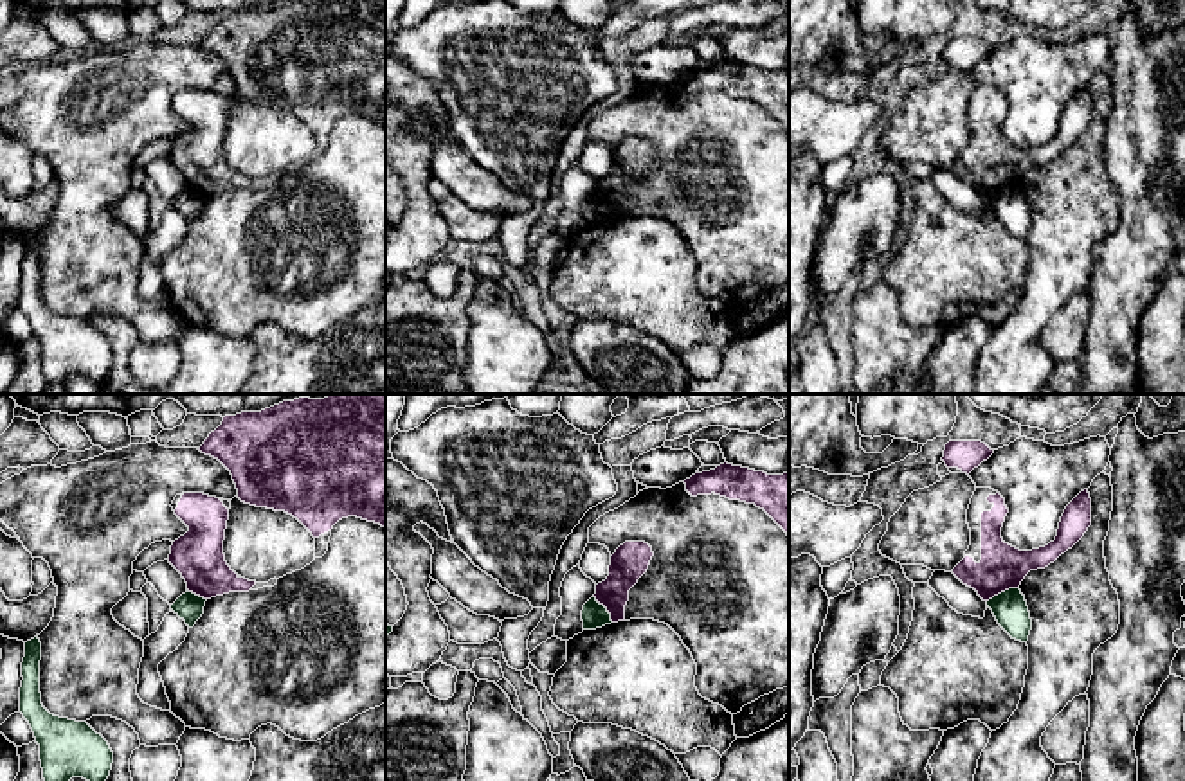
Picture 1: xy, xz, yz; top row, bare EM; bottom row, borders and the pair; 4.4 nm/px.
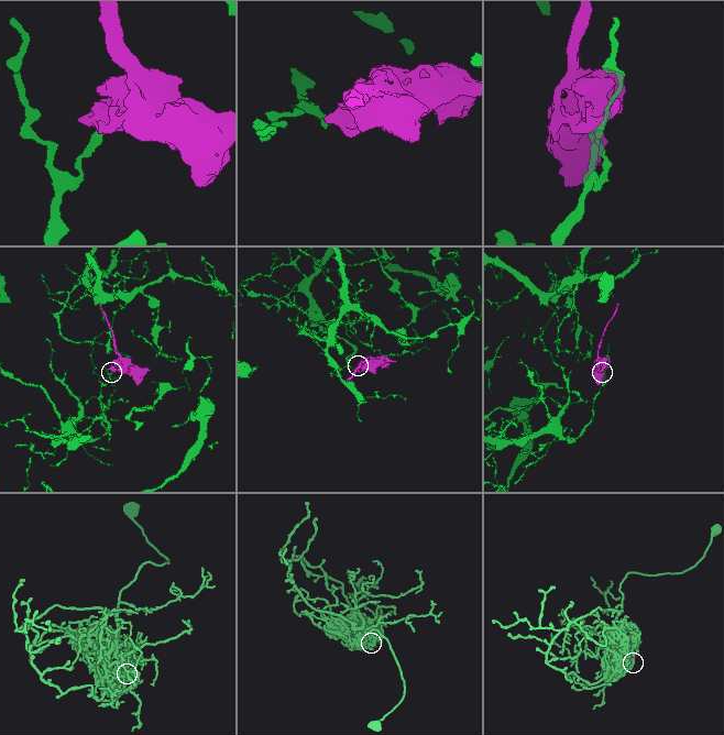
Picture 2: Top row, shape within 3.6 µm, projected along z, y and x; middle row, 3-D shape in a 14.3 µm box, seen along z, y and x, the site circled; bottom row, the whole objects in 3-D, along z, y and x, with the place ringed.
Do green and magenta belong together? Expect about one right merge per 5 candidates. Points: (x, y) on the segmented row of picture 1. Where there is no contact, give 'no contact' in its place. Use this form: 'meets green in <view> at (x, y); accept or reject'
meets green in yz at (1002, 592); reject

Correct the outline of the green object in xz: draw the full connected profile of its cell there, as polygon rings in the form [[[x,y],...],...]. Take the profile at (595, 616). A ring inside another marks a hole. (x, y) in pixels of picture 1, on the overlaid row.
[[[591,597],[583,605],[582,621],[583,621],[583,630],[596,630],[612,623],[611,614],[603,605],[596,601],[596,597]]]

